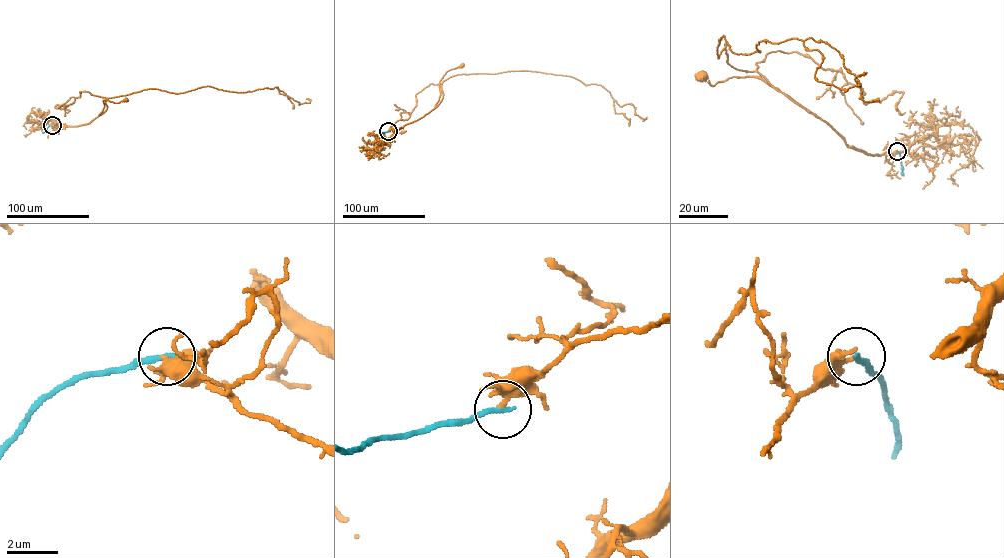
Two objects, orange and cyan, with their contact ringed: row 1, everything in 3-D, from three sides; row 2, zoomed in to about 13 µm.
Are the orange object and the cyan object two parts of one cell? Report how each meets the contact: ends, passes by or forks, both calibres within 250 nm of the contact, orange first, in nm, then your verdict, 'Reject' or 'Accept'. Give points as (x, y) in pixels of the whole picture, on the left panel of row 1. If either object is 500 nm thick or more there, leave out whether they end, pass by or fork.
At the ring orange passes by. At the ring cyan ends. Thickness 280 nm (orange) against 240 nm. Reject

